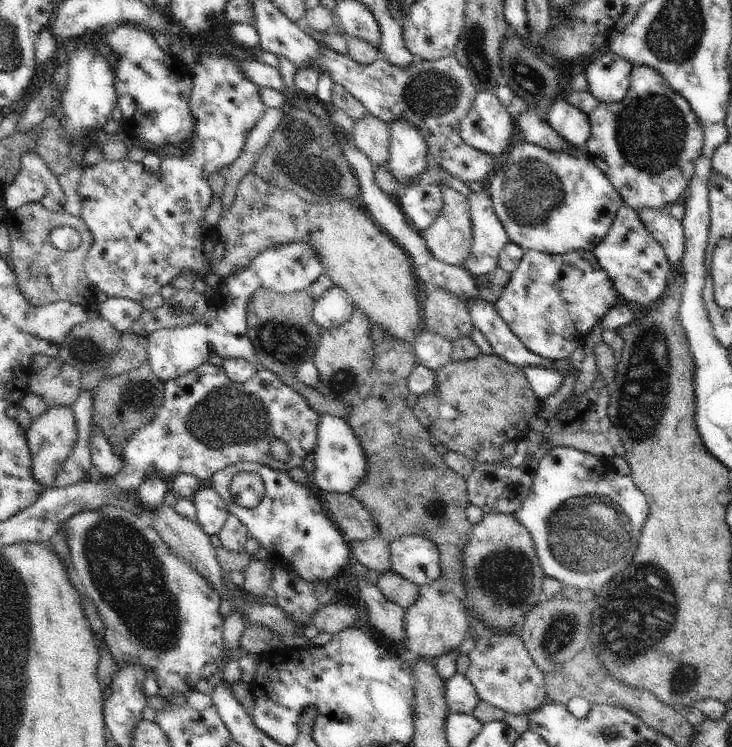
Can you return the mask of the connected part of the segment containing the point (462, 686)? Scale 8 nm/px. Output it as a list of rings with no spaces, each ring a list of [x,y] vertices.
[[[456,673],[445,681],[445,687],[445,699],[449,710],[472,715],[472,711],[478,706],[481,699],[468,678]]]

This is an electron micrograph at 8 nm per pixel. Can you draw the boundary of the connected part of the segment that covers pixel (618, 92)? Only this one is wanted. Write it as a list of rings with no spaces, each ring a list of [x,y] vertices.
[[[611,51],[595,56],[585,69],[588,92],[600,103],[622,100],[630,88],[632,67],[630,62]]]

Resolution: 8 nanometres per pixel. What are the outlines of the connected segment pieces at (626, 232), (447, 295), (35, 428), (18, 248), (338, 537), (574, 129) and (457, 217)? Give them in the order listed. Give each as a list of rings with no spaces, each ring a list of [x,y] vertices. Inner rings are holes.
[[[627,204],[618,209],[608,234],[593,250],[600,266],[612,280],[621,301],[634,302],[638,308],[650,308],[667,293],[673,269],[660,243],[644,228],[640,216]]]
[[[439,287],[426,297],[421,318],[423,329],[436,332],[452,343],[470,337],[475,328],[465,300]]]
[[[72,406],[50,408],[33,420],[27,430],[28,448],[32,454],[32,476],[42,486],[51,488],[58,472],[72,454],[78,440],[78,428]]]
[[[25,204],[19,209],[7,210],[4,222],[10,237],[10,254],[6,260],[16,273],[16,284],[24,298],[34,305],[47,305],[60,301],[68,301],[84,308],[95,307],[96,288],[88,279],[84,262],[93,243],[93,236],[84,220],[65,211],[54,212],[40,204]],[[58,226],[70,226],[81,234],[81,243],[76,250],[58,250],[52,246],[49,234]]]
[[[238,463],[227,466],[224,470],[220,470],[220,472],[216,472],[209,484],[220,495],[220,498],[224,500],[228,512],[237,516],[240,522],[246,526],[249,536],[256,539],[260,548],[266,549],[268,561],[280,564],[279,568],[284,570],[284,572],[294,572],[300,578],[304,578],[306,582],[310,582],[310,584],[326,584],[329,579],[346,572],[350,568],[350,564],[354,561],[351,546],[344,540],[340,528],[330,520],[326,510],[324,510],[324,506],[322,506],[319,494],[314,490],[310,490],[310,484],[302,484],[294,481],[288,472],[272,470],[272,468],[262,466],[260,463]],[[242,471],[254,472],[258,476],[261,476],[264,482],[264,498],[262,498],[262,502],[256,508],[240,508],[229,493],[230,479]]]
[[[554,101],[546,121],[564,140],[578,148],[584,148],[590,138],[588,115],[568,101]]]
[[[446,184],[439,187],[444,196],[444,208],[436,222],[423,230],[423,239],[434,258],[449,265],[462,267],[470,256],[473,243],[470,204],[464,194],[448,188]]]

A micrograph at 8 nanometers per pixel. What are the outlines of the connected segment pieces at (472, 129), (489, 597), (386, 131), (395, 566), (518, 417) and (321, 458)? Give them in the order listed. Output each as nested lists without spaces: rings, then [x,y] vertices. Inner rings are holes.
[[[480,90],[472,102],[468,116],[460,122],[460,135],[478,152],[503,160],[511,147],[514,118],[504,108],[495,91]]]
[[[488,513],[472,527],[464,554],[464,570],[460,579],[466,582],[463,604],[475,610],[498,629],[513,630],[520,626],[530,608],[545,600],[543,594],[544,570],[536,556],[534,540],[514,514]]]
[[[368,113],[362,120],[354,121],[353,127],[356,148],[368,156],[375,167],[387,166],[391,125]]]
[[[403,536],[389,543],[392,570],[420,586],[441,575],[439,548],[421,536]]]
[[[481,353],[478,358],[472,360],[451,361],[437,371],[436,381],[436,392],[419,396],[417,404],[412,409],[414,416],[430,432],[432,440],[444,444],[449,451],[468,456],[478,464],[500,462],[505,458],[502,455],[504,442],[517,442],[529,432],[528,420],[532,420],[536,412],[534,408],[540,400],[519,366],[512,366],[496,354]]]
[[[320,415],[318,422],[318,442],[316,448],[312,451],[314,454],[314,472],[310,476],[319,489],[333,492],[336,494],[352,494],[354,488],[366,478],[366,452],[356,438],[354,430],[345,418],[330,415]]]

